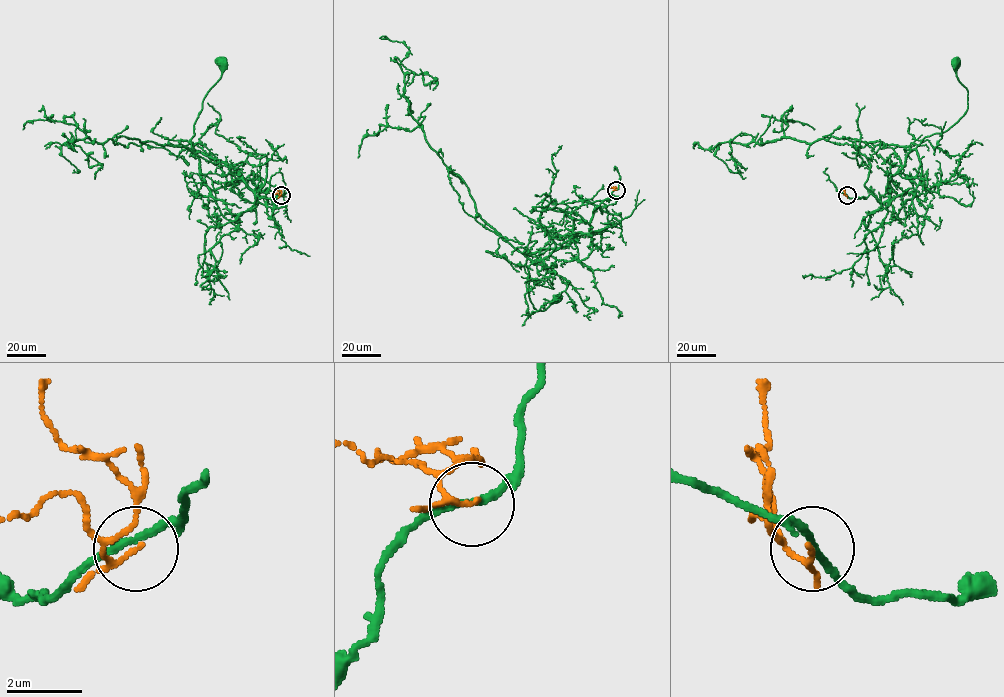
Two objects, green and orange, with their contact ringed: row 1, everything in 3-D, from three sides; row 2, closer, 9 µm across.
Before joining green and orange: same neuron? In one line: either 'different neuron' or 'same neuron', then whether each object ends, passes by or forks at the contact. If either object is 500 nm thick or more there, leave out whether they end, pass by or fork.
different neuron; green passes by; orange passes by

